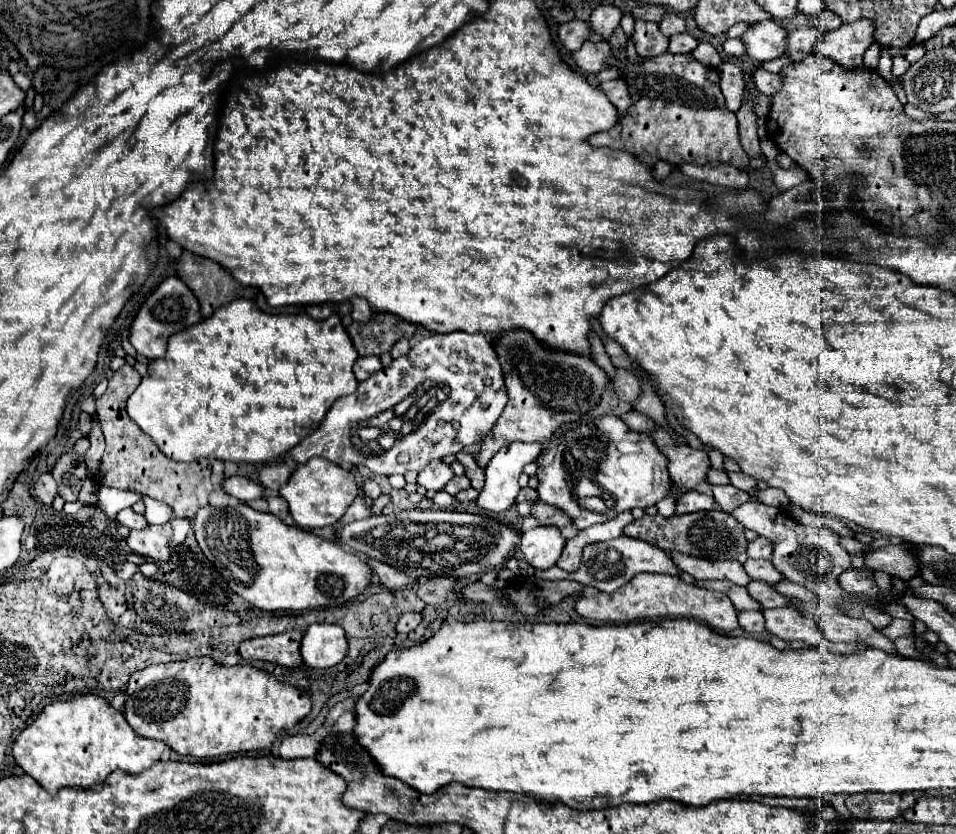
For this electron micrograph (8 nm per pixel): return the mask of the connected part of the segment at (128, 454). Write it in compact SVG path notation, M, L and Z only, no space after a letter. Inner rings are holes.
M123 365L109 379L107 391L97 399L97 417L107 445L93 479L97 487L107 485L123 491L137 491L141 495L165 501L167 505L173 507L177 517L195 517L197 509L207 505L207 499L213 491L209 461L207 459L191 463L171 461L159 451L155 441L151 441L151 437L147 437L147 433L143 433L143 429L139 429L135 421L131 421L131 417L125 411L125 403L129 395L137 389L139 381L141 375L131 365Z

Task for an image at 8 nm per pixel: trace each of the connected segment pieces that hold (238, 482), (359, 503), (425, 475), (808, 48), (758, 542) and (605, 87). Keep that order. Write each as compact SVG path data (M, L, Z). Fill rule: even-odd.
M227 477L227 479L223 479L221 489L227 495L231 495L243 503L263 497L263 491L265 491L257 481L251 481L247 477Z
M359 493L357 499L351 503L351 507L345 511L345 515L339 519L339 523L347 525L347 523L353 523L357 519L365 519L365 517L369 517L369 507L363 501L363 493Z
M431 461L425 469L419 471L419 475L417 475L417 485L425 487L425 489L441 491L451 477L453 477L453 471L451 471L449 465L441 463L441 461Z
M799 27L787 35L787 55L793 61L801 61L805 55L815 51L815 41L819 41L821 33L819 27Z
M757 537L747 547L747 555L753 557L753 559L769 559L771 553L773 553L773 545L765 537Z
M613 79L613 81L601 83L599 89L609 97L609 101L615 105L615 109L619 113L625 113L627 105L631 105L631 99L629 99L629 93L627 93L627 85L623 85L623 81Z

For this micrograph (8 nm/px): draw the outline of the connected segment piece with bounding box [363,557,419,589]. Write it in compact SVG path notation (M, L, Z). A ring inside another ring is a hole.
M363 557L363 561L367 561L367 565L371 565L371 571L381 579L381 583L387 589L399 589L399 587L413 587L415 589L415 585L419 585L415 579L407 577L405 573L401 573L399 569L387 565L387 563L381 563L381 561L375 561L369 557Z

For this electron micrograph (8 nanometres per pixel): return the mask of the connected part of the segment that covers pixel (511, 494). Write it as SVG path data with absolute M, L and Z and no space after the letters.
M511 443L501 449L485 467L485 487L477 497L477 507L487 513L507 511L519 493L519 475L523 467L535 461L541 453L541 443Z

